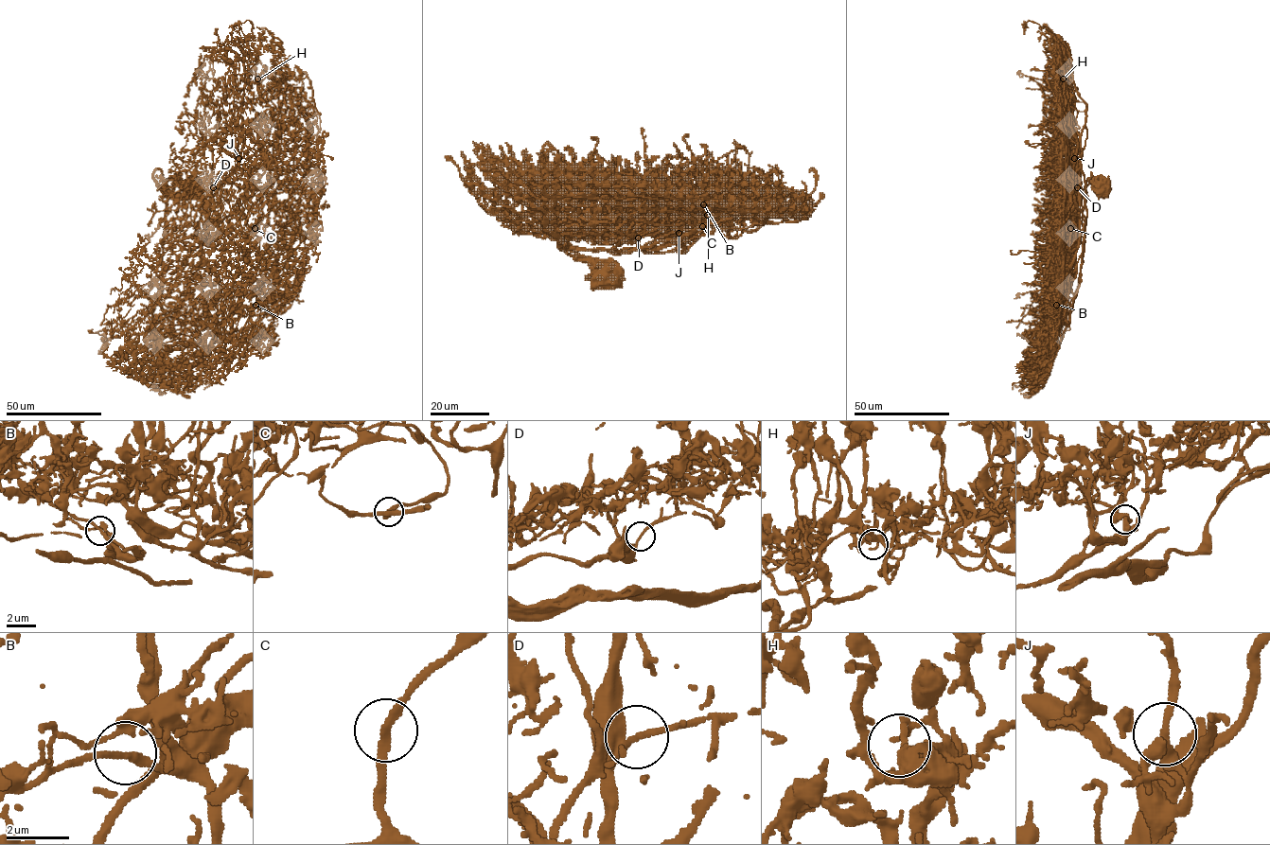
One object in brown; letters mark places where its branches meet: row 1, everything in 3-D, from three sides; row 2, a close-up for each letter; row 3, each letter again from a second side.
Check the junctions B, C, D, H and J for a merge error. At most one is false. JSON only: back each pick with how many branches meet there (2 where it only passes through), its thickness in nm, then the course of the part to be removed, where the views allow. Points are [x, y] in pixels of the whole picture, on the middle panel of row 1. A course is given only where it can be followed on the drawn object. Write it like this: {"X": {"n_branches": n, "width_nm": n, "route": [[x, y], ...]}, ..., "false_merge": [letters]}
{"false_merge": []}

